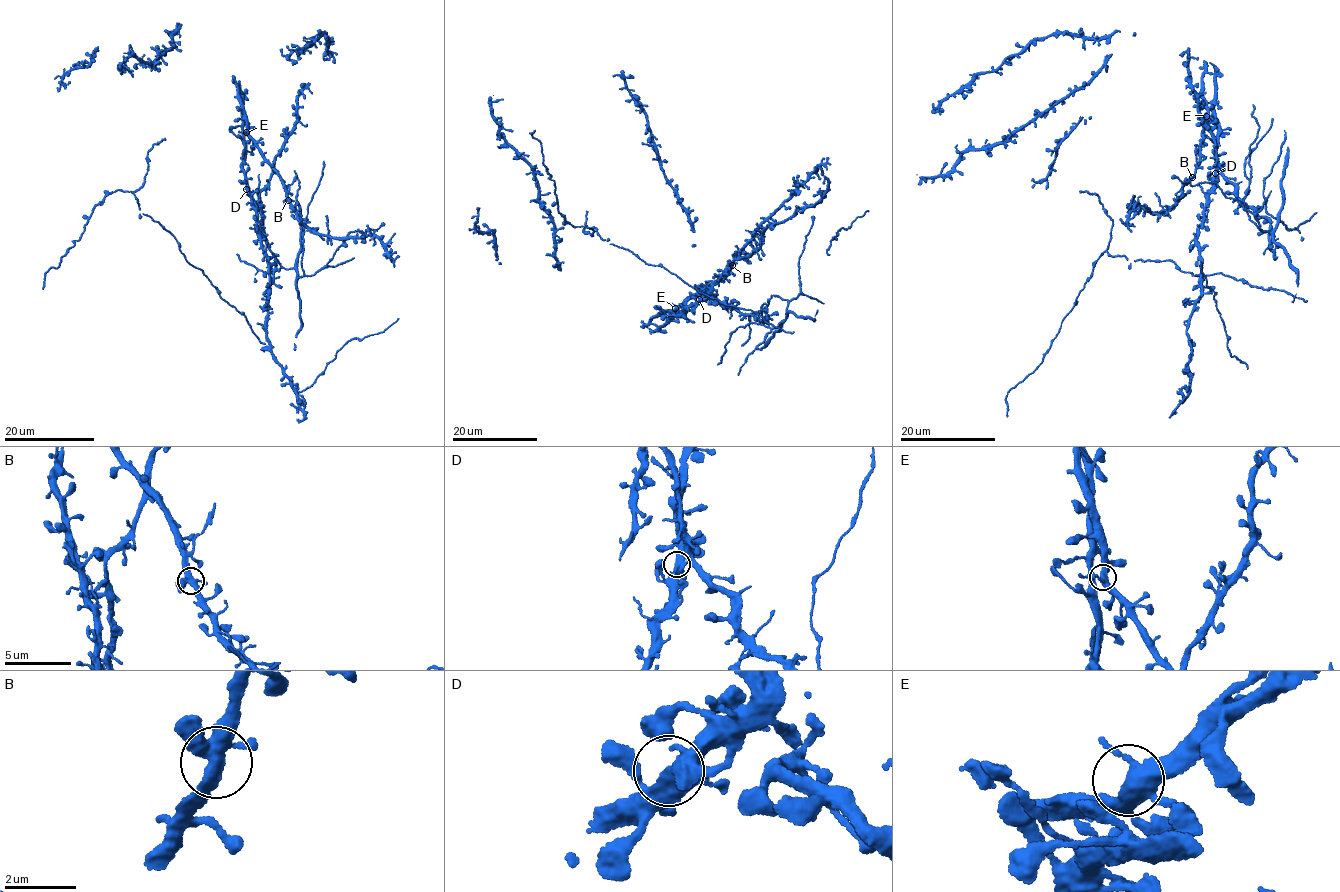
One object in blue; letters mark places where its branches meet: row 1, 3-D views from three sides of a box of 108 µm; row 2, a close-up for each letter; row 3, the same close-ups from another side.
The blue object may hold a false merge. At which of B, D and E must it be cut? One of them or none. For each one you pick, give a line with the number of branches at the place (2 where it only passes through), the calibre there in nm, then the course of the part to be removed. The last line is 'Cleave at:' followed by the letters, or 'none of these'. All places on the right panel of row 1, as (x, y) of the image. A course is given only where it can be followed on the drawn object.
Cleave at: none of these

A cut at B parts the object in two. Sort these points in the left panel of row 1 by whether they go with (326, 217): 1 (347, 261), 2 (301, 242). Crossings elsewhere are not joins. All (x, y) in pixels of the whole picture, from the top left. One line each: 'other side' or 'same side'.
1: other side
2: other side

